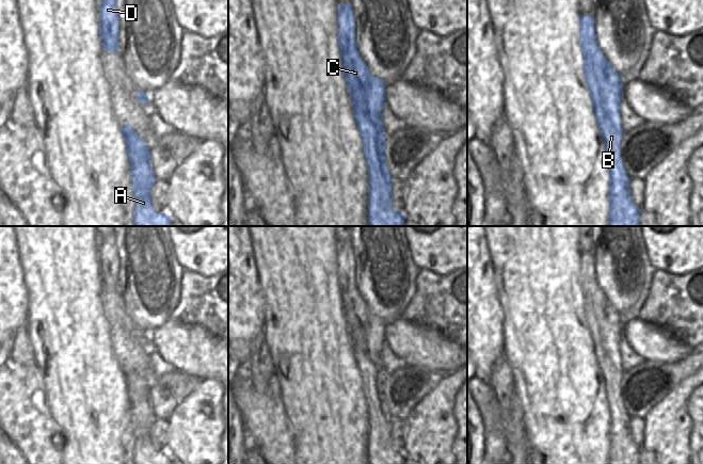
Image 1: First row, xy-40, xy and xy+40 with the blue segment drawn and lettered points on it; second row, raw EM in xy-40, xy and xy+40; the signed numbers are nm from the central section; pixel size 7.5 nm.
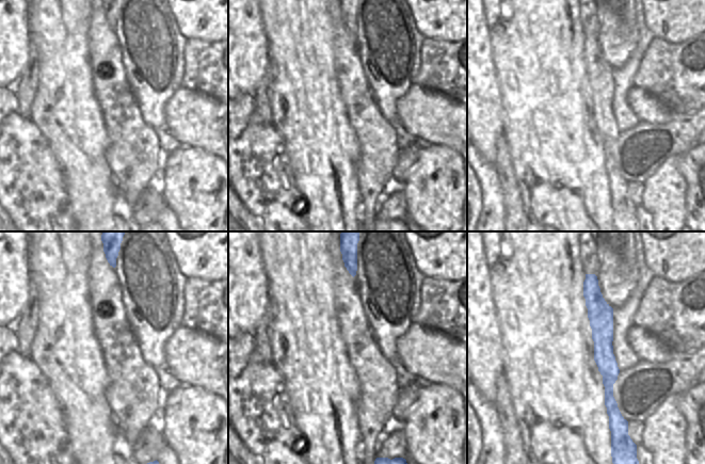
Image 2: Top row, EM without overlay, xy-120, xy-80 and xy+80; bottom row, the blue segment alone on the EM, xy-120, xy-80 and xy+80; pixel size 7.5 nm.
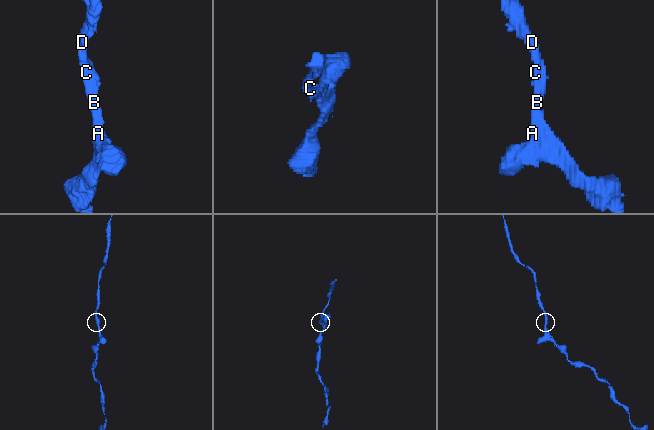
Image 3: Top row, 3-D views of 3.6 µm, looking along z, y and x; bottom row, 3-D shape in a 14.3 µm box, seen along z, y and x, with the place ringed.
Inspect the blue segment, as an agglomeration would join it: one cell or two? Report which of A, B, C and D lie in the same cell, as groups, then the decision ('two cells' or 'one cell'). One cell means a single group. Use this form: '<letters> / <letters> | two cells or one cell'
A B C D | one cell

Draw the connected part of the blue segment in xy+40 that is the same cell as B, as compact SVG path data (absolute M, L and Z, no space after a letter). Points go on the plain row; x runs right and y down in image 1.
M579 254L579 285L594 355L605 381L609 406L609 464L639 464L641 448L630 436L630 417L620 394L620 381L624 372L620 362L622 317L596 283L594 254Z

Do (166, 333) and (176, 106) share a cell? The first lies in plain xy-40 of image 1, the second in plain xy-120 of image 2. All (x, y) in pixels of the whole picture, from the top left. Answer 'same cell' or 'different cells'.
same cell

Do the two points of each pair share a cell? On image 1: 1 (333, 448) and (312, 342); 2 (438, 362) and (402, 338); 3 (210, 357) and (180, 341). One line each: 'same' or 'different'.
1: same
2: same
3: same

